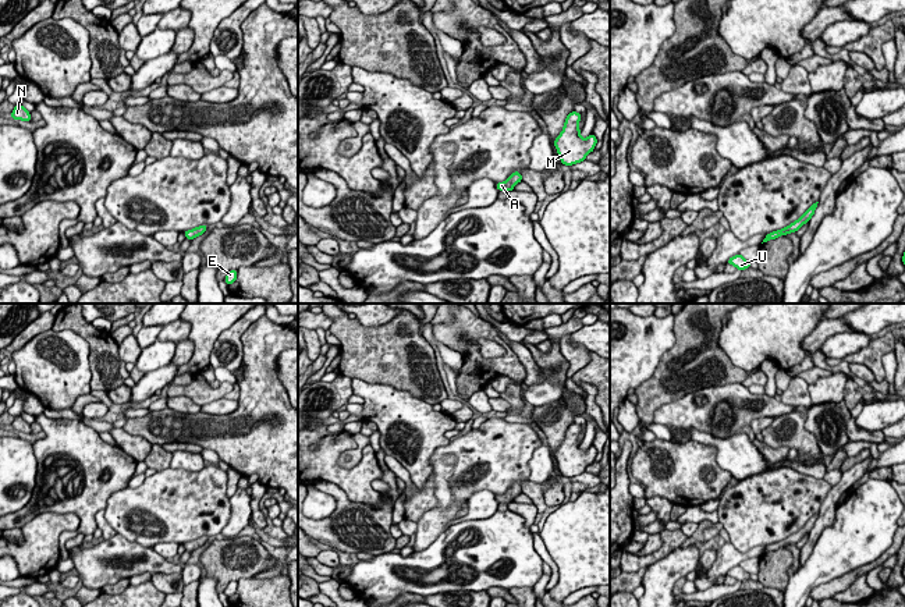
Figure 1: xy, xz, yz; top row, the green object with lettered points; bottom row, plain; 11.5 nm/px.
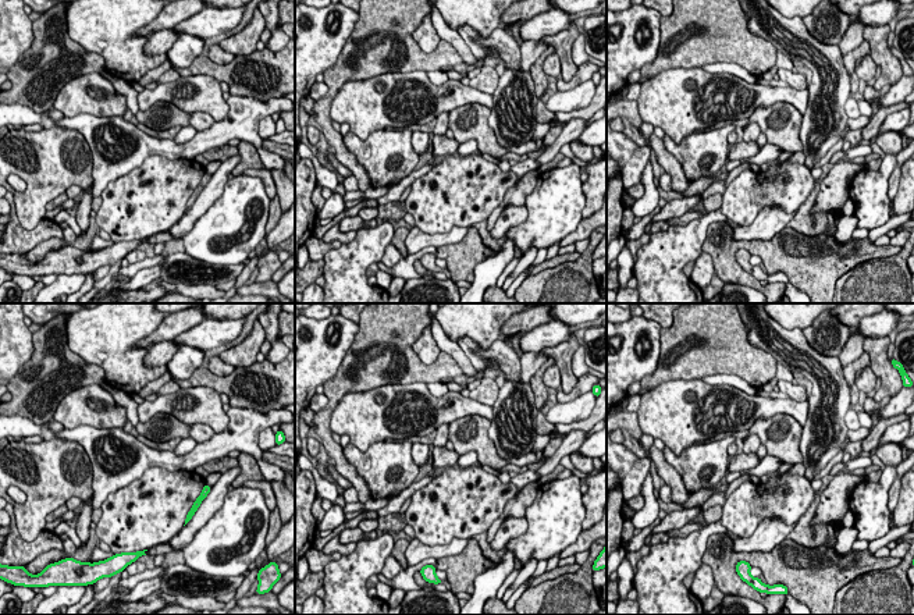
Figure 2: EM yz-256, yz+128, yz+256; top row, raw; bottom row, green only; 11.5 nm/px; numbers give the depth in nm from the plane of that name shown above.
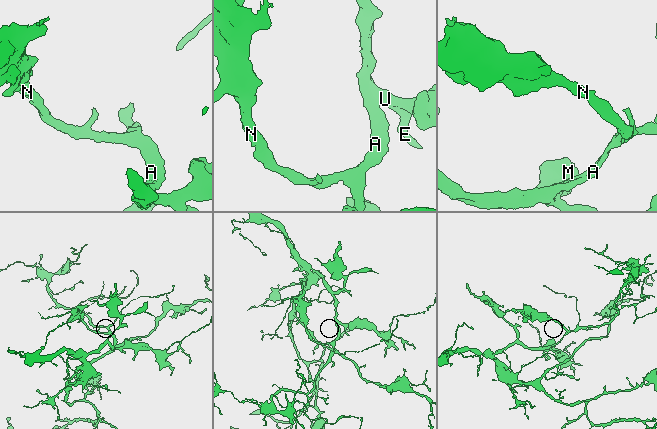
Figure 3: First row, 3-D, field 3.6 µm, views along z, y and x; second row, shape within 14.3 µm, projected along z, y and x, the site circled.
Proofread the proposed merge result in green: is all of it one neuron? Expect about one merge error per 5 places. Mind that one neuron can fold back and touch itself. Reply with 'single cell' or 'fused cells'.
single cell

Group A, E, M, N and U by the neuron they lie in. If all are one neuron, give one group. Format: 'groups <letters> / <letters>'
groups A E M N U

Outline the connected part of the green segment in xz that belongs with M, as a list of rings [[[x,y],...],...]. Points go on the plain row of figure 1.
[[[571,423],[565,430],[561,446],[554,451],[558,469],[565,478],[583,473],[597,455],[597,450],[593,446],[586,451],[581,448],[582,441],[578,440],[581,430],[579,425]]]

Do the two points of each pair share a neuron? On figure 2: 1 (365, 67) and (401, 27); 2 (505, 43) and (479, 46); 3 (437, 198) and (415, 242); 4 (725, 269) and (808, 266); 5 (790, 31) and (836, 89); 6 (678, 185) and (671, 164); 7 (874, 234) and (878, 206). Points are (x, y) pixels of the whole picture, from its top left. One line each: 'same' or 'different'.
1: same
2: same
3: different
4: same
5: same
6: same
7: different

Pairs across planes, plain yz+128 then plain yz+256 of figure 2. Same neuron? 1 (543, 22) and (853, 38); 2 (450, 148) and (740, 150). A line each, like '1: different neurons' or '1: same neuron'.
1: different neurons
2: same neuron

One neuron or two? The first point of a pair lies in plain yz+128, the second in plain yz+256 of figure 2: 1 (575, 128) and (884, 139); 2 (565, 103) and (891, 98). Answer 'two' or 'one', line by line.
1: two
2: one

